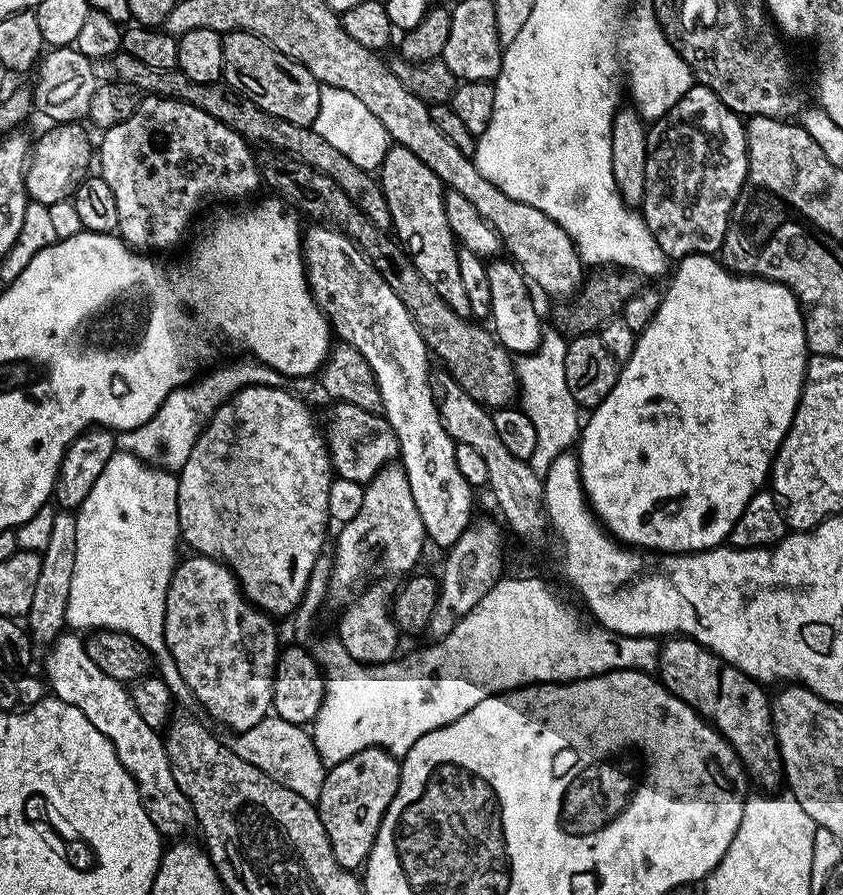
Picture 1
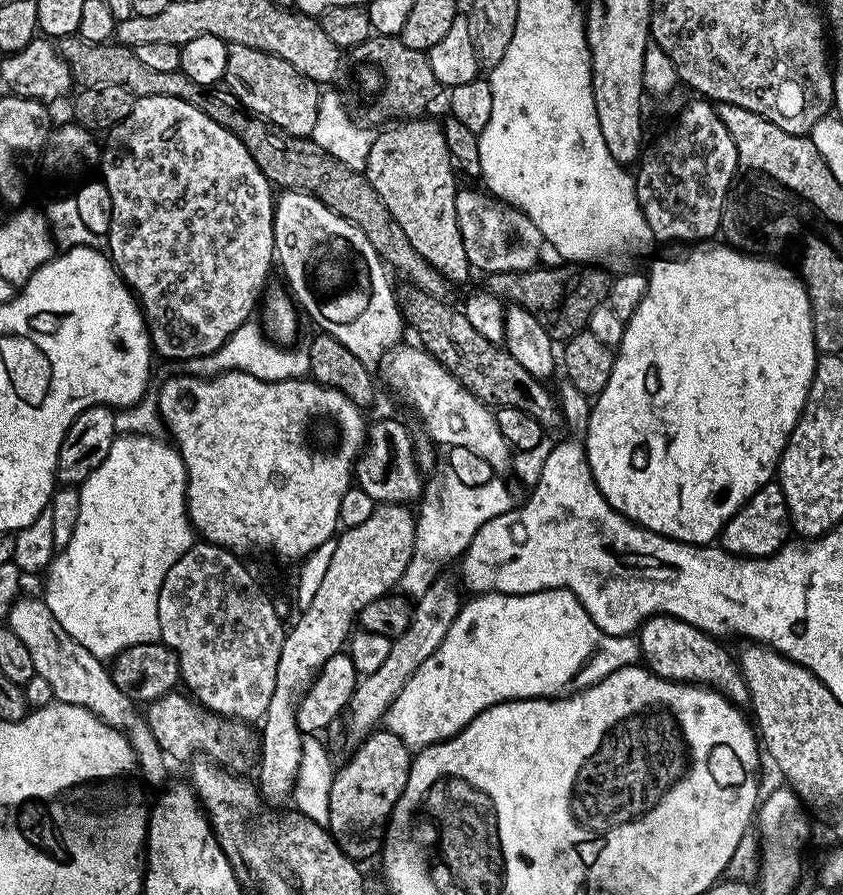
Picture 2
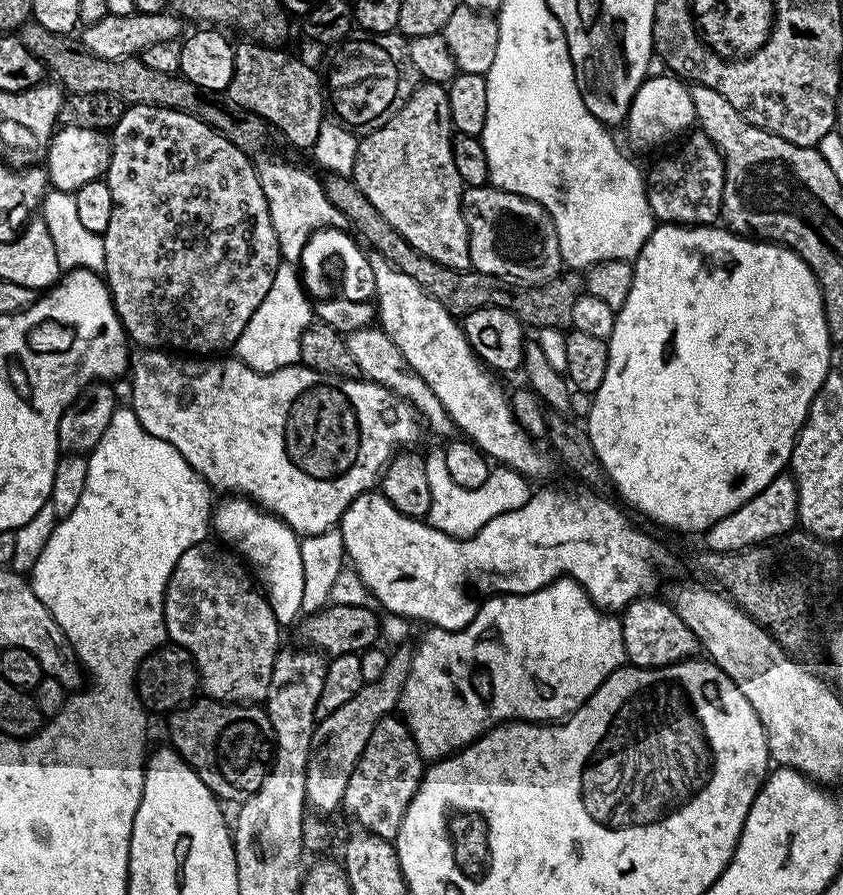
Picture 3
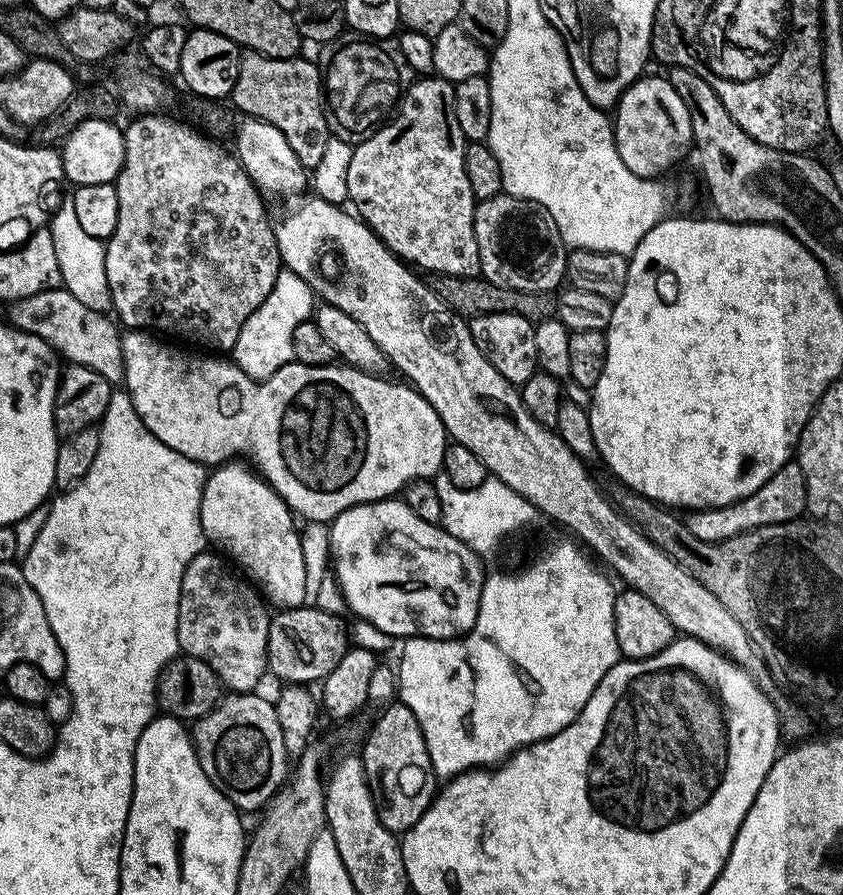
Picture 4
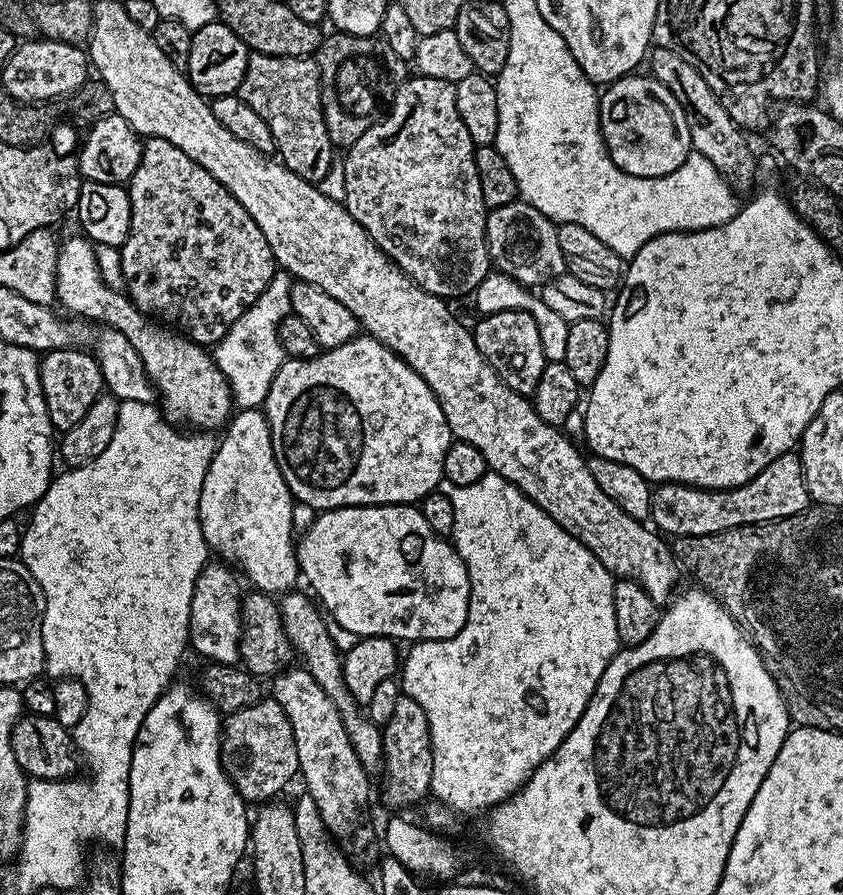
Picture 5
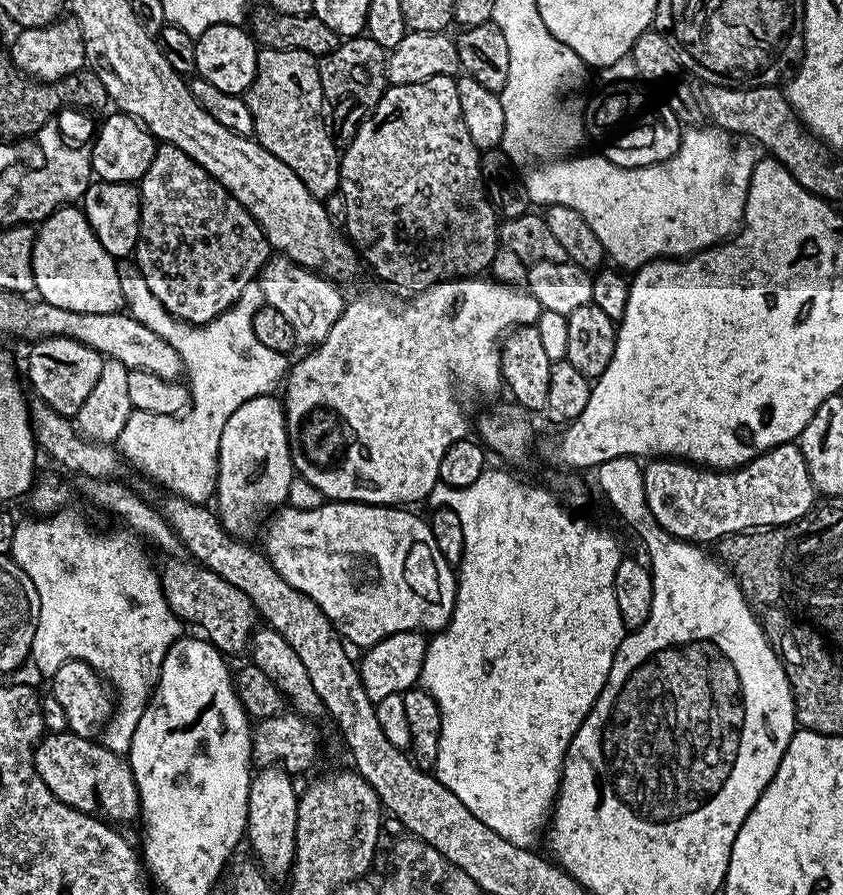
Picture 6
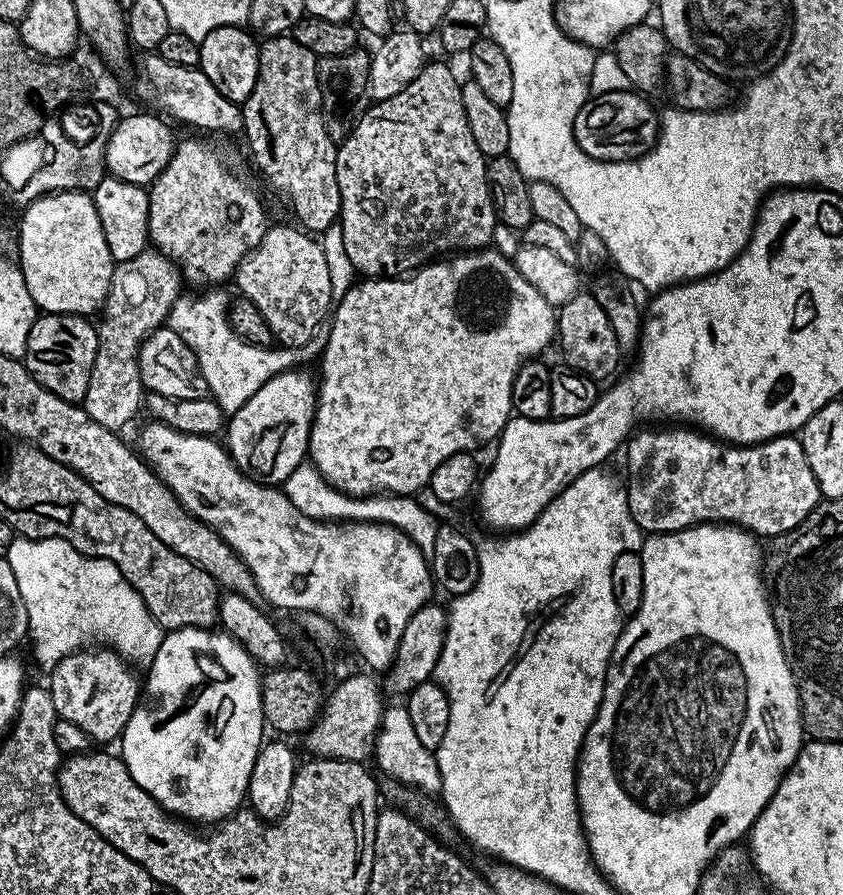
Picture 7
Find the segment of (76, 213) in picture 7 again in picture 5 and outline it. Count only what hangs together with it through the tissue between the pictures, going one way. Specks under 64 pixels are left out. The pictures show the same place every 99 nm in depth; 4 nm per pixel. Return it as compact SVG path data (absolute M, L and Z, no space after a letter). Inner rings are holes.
M76 234L73 240L63 241L59 245L55 299L60 304L61 302L64 303L70 311L77 312L77 317L104 320L100 322L103 322L109 328L114 328L116 331L126 334L130 346L134 346L134 350L138 350L142 366L146 370L150 382L156 387L159 399L161 401L164 399L162 415L169 424L173 426L187 426L192 430L216 430L212 428L220 430L227 425L234 412L232 387L228 385L228 379L224 377L219 366L215 364L213 357L209 353L207 356L204 353L207 351L201 345L193 342L193 340L189 340L188 337L180 335L175 330L165 330L159 323L153 322L132 305L132 301L128 299L123 291L111 288L104 281L102 274L98 270L96 248L92 241L83 235Z

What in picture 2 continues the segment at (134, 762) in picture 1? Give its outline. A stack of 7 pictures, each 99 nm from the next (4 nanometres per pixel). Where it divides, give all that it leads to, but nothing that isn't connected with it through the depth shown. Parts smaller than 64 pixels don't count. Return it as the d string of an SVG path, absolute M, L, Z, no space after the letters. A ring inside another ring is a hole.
M17 599L8 611L6 626L22 638L22 643L30 649L30 658L34 658L36 675L50 682L53 697L62 704L77 704L90 710L102 722L125 733L130 746L136 755L136 765L143 783L163 785L168 776L169 757L165 756L162 746L158 746L158 738L150 730L144 720L144 712L135 700L131 700L118 686L114 686L109 665L103 664L92 648L82 646L81 640L70 638L62 626L58 626L58 618L44 604L43 599Z

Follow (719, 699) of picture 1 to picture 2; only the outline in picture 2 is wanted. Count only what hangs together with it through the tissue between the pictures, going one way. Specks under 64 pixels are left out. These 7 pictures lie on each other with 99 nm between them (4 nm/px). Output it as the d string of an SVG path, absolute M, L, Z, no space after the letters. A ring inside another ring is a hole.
M652 616L640 625L638 643L643 663L655 676L715 688L737 706L749 703L748 687L733 653L731 656L719 639L690 626L690 622L682 622L676 616Z

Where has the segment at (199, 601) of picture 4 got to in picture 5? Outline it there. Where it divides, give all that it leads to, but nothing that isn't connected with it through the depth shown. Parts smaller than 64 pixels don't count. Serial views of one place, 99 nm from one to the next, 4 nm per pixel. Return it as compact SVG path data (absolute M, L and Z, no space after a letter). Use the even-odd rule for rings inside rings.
M209 562L198 574L190 598L188 638L191 651L205 656L205 661L235 665L240 659L240 605L242 591L236 581L237 573L220 562Z

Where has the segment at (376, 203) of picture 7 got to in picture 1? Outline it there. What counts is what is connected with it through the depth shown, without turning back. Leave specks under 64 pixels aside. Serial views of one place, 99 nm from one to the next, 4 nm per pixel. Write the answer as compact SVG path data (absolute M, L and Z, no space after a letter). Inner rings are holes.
M399 146L388 149L378 169L378 183L390 206L391 231L414 262L418 274L430 282L433 290L438 290L438 298L442 298L454 314L471 317L470 298L466 295L458 267L460 248L456 235L450 230L450 222L446 222L446 185L434 170L430 170L430 166L426 166L426 162L422 162L422 158Z

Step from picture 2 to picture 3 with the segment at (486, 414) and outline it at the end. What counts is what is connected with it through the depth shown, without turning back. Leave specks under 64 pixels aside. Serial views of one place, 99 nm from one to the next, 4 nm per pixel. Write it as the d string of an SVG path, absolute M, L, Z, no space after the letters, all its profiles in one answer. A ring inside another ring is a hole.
M369 326L347 333L346 339L361 377L371 380L373 384L381 384L383 388L399 396L401 400L408 401L416 409L419 419L427 427L429 424L438 435L449 435L448 437L453 435L451 434L454 432L453 420L448 416L442 402L438 402L438 394L434 394L434 390L426 386L424 379L414 369L408 367L406 358L402 358L402 350L394 346L394 342L384 331L378 326Z

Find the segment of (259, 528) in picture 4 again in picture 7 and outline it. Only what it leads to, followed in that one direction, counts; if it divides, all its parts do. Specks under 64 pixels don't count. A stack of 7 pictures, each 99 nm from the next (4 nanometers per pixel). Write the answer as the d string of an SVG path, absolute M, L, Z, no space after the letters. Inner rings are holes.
M308 370L283 372L254 398L250 398L236 412L231 413L226 424L226 447L232 461L241 472L261 484L280 486L308 456L308 439L312 433L312 419L316 416L318 384Z

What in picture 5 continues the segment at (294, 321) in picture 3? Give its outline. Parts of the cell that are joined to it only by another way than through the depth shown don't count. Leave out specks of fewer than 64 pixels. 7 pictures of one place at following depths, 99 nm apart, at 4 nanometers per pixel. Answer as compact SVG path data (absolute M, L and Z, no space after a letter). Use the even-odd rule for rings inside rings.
M280 270L272 281L262 290L260 297L249 308L244 309L242 318L230 326L219 344L214 348L214 361L228 379L232 387L232 398L237 409L260 408L268 396L270 386L284 365L286 359L282 346L278 342L278 326L282 318L290 315L292 303L290 294L294 280L287 272Z

